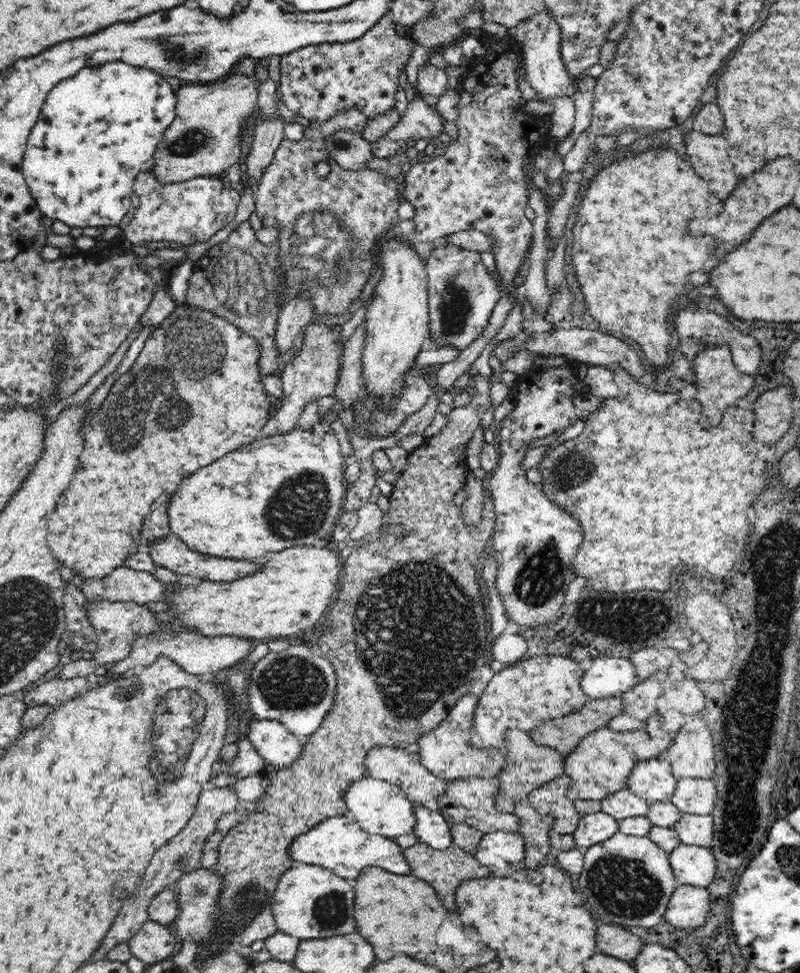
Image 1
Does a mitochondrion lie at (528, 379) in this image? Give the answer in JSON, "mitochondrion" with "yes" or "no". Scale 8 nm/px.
{"mitochondrion":"no"}

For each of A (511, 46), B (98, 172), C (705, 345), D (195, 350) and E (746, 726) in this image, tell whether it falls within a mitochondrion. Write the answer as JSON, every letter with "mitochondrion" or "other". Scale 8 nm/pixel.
{"A":"other","B":"other","C":"other","D":"mitochondrion","E":"mitochondrion"}

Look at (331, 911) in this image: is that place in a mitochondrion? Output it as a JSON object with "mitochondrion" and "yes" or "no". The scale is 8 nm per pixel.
{"mitochondrion":"yes"}

